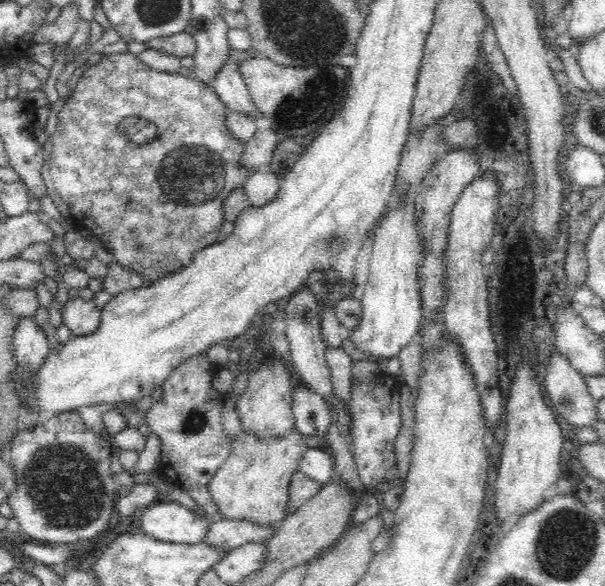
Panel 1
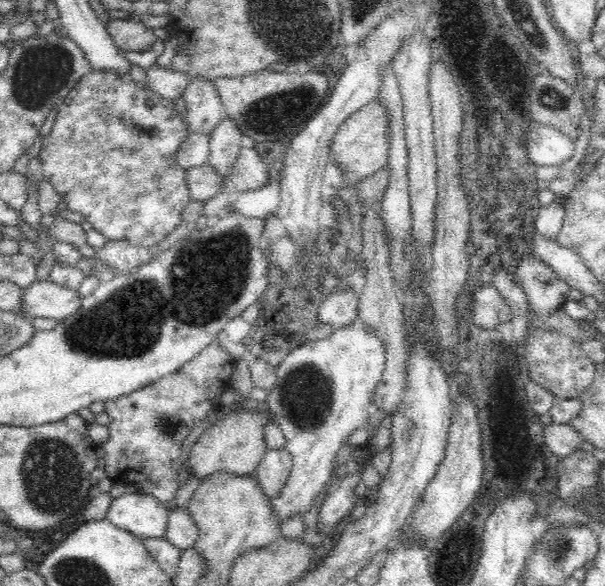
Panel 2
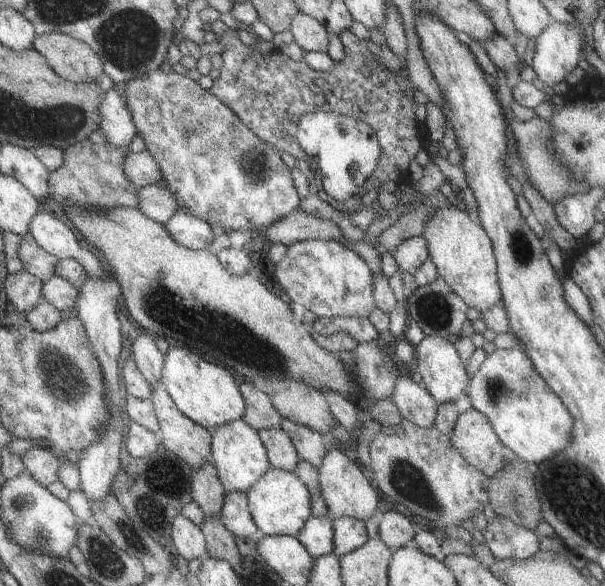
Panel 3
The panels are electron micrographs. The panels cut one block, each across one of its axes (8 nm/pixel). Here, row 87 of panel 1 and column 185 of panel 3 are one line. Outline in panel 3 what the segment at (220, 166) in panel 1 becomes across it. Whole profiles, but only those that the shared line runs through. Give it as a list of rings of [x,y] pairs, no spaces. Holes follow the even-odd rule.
[[[178,68],[169,72],[157,70],[144,76],[132,79],[123,85],[115,85],[122,91],[125,98],[125,105],[131,114],[131,119],[136,131],[136,135],[145,143],[145,149],[154,157],[158,163],[162,180],[165,181],[166,188],[175,196],[176,202],[181,211],[189,212],[192,216],[198,217],[213,225],[213,229],[218,232],[246,231],[259,232],[261,228],[272,224],[279,218],[286,216],[298,208],[300,199],[291,180],[290,170],[280,160],[277,152],[264,141],[256,138],[221,102],[218,102],[209,92],[202,90],[197,82],[190,80],[185,74],[179,74]]]

